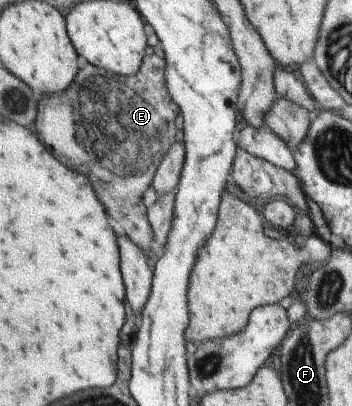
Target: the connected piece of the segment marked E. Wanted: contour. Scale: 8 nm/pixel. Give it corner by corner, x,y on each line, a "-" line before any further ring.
156,40
156,48
152,48
152,52
148,52
148,56
145,57
143,68
136,75
118,75
114,72
106,71
101,67
92,65
85,57
79,56
79,74
76,76
75,82
65,91
62,96
58,92
51,92
48,97
55,97
53,102
45,102
46,104
56,104
57,107
41,107
38,110
38,124
40,126
40,135
43,138
43,143
49,146
56,158
62,160
64,164
68,163
68,166
74,166
80,170
80,172
88,172
93,182
95,190
98,192
103,204
107,206
108,215
112,217
112,220
116,221
116,224
120,226
122,234
129,240
135,242
142,250
150,249
154,250
154,237
152,222
147,216
149,207
148,204
144,204
144,196
148,196
148,188
153,188
152,184
155,184
156,174
160,171
160,166
164,163
164,158
168,156
168,152
171,152
172,144
176,144
176,136
180,136
180,128
176,128
176,120
180,120
181,109
179,105
171,98
171,93
167,88
167,60
165,57
167,53
164,48
160,48
161,41

